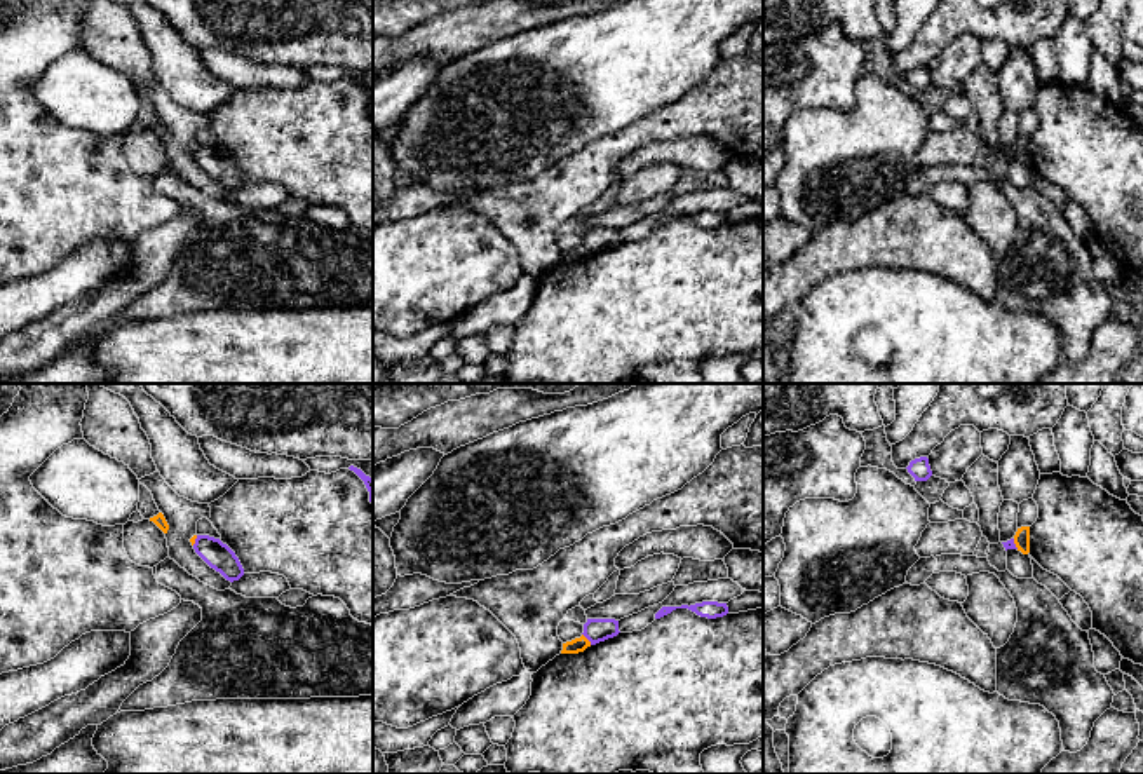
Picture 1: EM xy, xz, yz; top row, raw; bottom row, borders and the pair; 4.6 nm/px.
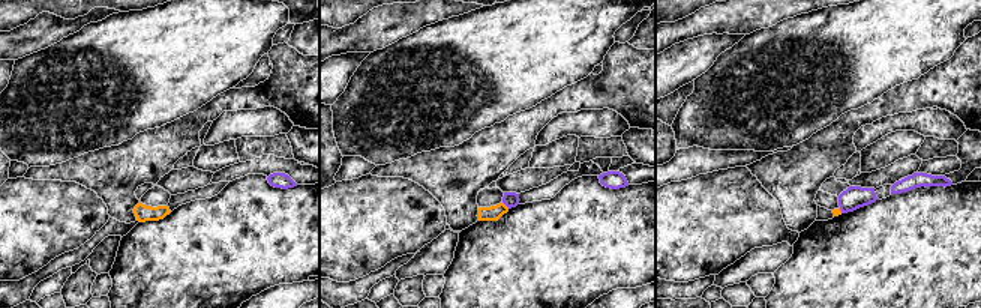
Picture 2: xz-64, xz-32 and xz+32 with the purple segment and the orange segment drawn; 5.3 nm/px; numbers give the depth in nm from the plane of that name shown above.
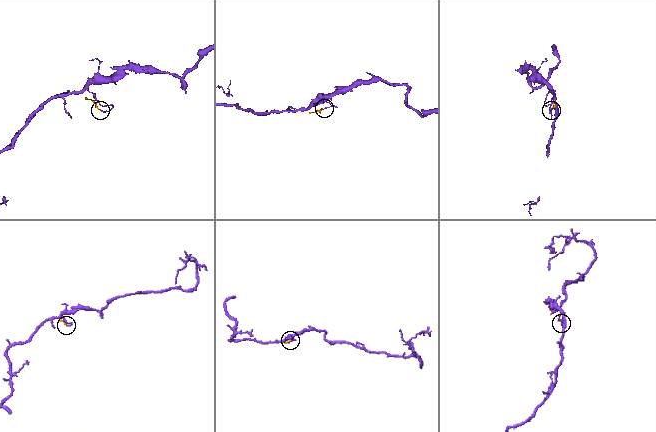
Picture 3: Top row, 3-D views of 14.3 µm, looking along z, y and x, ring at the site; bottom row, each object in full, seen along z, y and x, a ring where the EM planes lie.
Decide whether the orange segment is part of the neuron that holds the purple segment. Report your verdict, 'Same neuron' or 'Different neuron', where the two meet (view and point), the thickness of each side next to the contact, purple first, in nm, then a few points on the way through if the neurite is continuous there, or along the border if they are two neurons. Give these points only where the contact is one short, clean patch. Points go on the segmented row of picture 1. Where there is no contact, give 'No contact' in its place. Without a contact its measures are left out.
Different neuron. Touches purple at xz (586, 637). Thickness 110 nm (purple) against 70 nm. Boundary: xz (582, 633), (591, 644)

